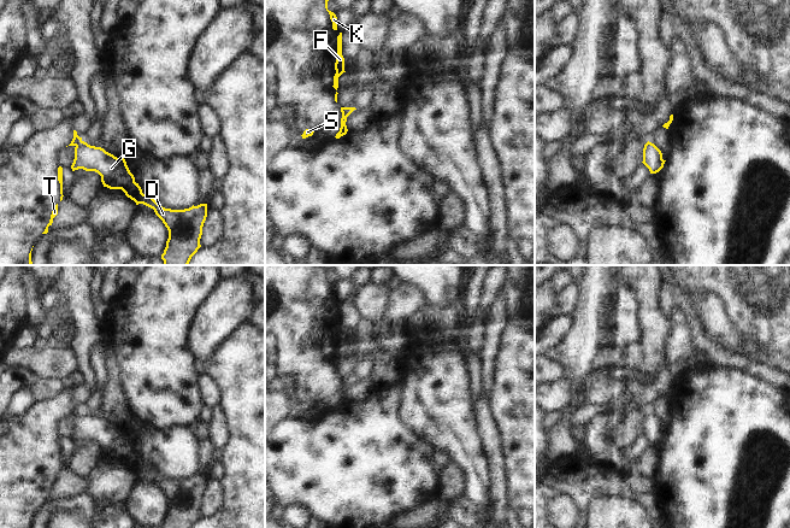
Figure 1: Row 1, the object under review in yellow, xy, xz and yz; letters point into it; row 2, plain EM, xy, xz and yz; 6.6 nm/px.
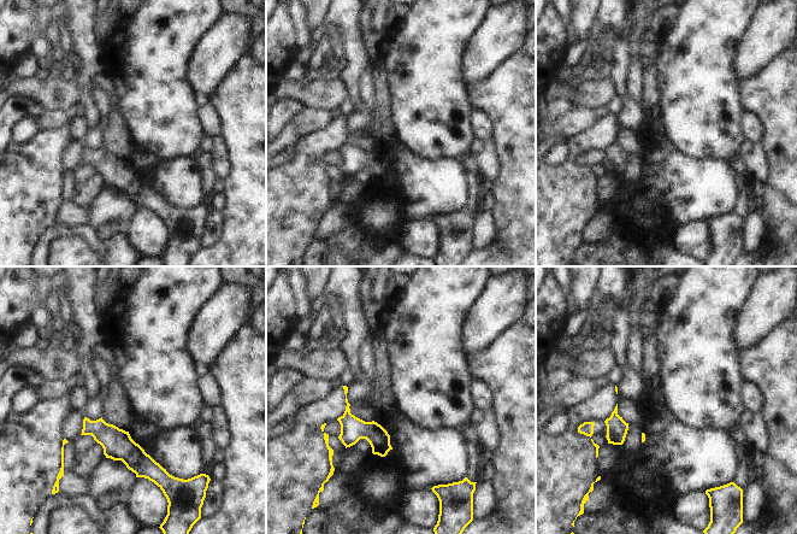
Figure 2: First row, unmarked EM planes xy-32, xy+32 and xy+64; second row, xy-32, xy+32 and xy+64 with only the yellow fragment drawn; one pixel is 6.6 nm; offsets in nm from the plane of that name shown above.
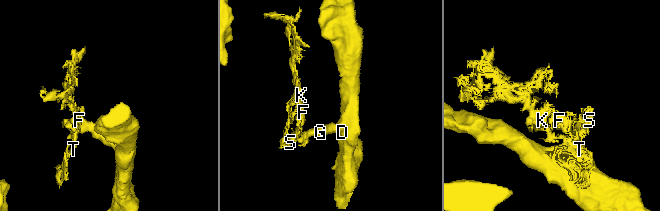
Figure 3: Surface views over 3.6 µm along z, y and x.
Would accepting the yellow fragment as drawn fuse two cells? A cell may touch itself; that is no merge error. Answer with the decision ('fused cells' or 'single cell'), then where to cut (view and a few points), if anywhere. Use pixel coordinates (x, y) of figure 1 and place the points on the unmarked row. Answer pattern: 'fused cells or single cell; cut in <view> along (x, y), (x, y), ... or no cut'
fused cells; cut in xy along (82, 411), (76, 416)

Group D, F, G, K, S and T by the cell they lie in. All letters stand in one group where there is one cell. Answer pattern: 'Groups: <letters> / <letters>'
Groups: D G / F K S T.

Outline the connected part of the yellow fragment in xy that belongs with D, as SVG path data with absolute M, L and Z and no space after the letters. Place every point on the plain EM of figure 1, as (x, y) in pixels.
M82 411L75 417L72 441L83 439L101 446L104 457L122 459L136 475L143 474L154 480L169 500L169 509L161 528L191 528L201 517L202 497L207 487L207 474L184 480L160 476L151 465L142 463L135 452L124 428L117 428L101 417Z

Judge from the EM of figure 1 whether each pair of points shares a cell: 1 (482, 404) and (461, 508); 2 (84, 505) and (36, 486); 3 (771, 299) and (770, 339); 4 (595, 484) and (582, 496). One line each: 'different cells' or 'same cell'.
1: different cells
2: different cells
3: same cell
4: same cell

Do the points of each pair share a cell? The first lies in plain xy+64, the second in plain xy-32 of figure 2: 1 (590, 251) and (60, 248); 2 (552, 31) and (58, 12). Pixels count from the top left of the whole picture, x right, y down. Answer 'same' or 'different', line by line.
1: different
2: same

